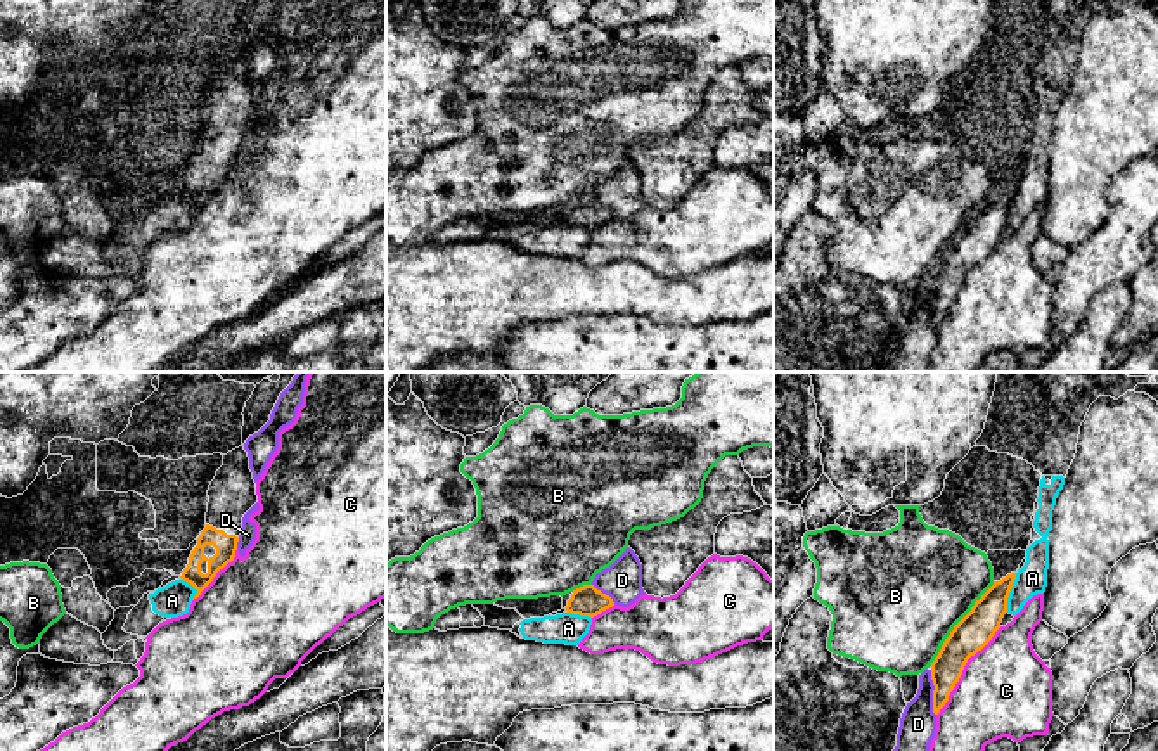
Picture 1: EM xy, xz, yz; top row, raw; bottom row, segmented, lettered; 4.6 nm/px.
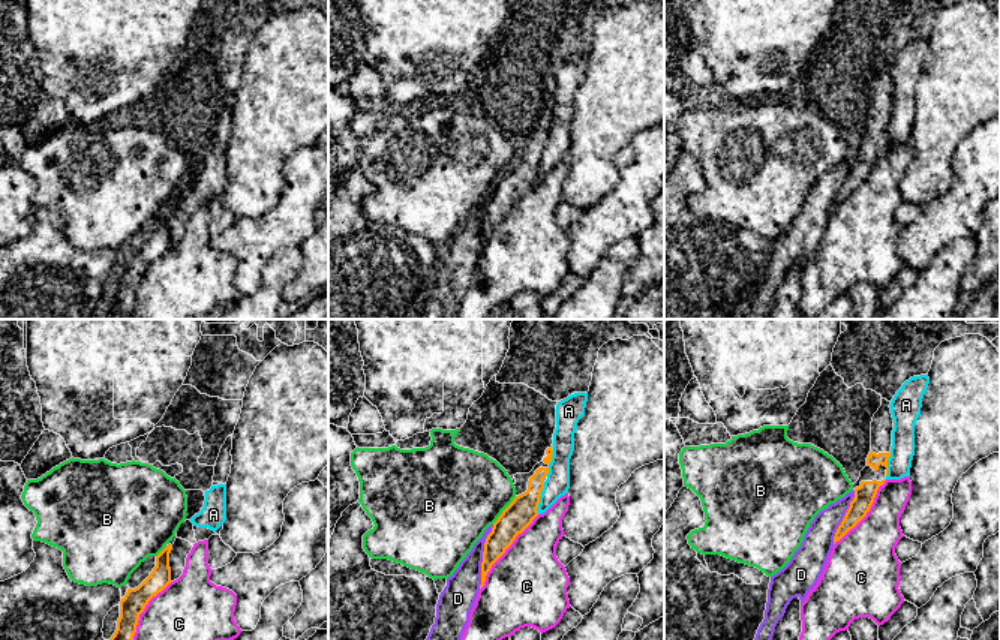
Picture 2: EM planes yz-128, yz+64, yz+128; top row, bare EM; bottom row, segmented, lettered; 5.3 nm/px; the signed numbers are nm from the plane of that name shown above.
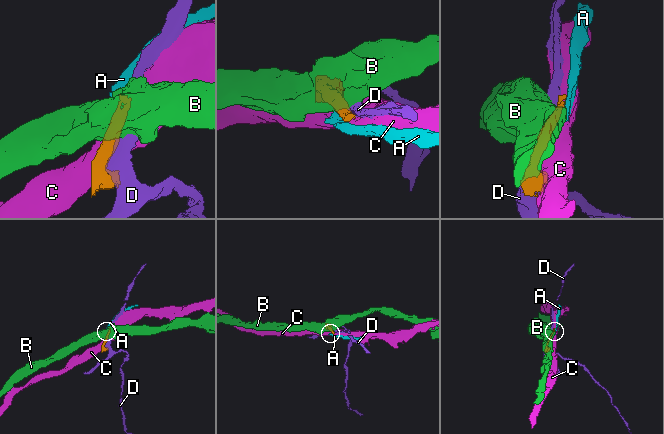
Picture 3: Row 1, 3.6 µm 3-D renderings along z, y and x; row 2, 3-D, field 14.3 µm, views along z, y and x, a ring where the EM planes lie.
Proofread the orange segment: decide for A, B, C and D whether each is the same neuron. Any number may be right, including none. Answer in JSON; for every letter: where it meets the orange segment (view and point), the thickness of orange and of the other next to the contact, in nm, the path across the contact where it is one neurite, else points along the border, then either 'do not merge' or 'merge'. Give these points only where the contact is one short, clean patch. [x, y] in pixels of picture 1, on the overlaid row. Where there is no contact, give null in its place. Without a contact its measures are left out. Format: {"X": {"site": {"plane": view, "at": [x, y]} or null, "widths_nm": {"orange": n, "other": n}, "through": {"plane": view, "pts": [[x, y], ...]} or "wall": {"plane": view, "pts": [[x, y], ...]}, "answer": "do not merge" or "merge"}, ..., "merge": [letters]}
{"A": {"site": {"plane": "yz", "at": [1010, 590]}, "widths_nm": {"orange": 170, "other": 140}, "wall": {"plane": "yz", "pts": [[1016, 573], [1006, 611]]}, "answer": "do not merge"}, "B": {"site": {"plane": "yz", "at": [958, 623]}, "widths_nm": {"orange": 170, "other": 500}, "wall": {"plane": "yz", "pts": [[994, 582], [954, 627], [930, 665]]}, "answer": "do not merge"}, "C": {"site": {"plane": "yz", "at": [963, 668]}, "widths_nm": {"orange": 170, "other": 440}, "answer": "do not merge"}, "D": {"site": {"plane": "yz", "at": [933, 693]}, "widths_nm": {"orange": 150, "other": 170}, "answer": "do not merge"}, "merge": []}

